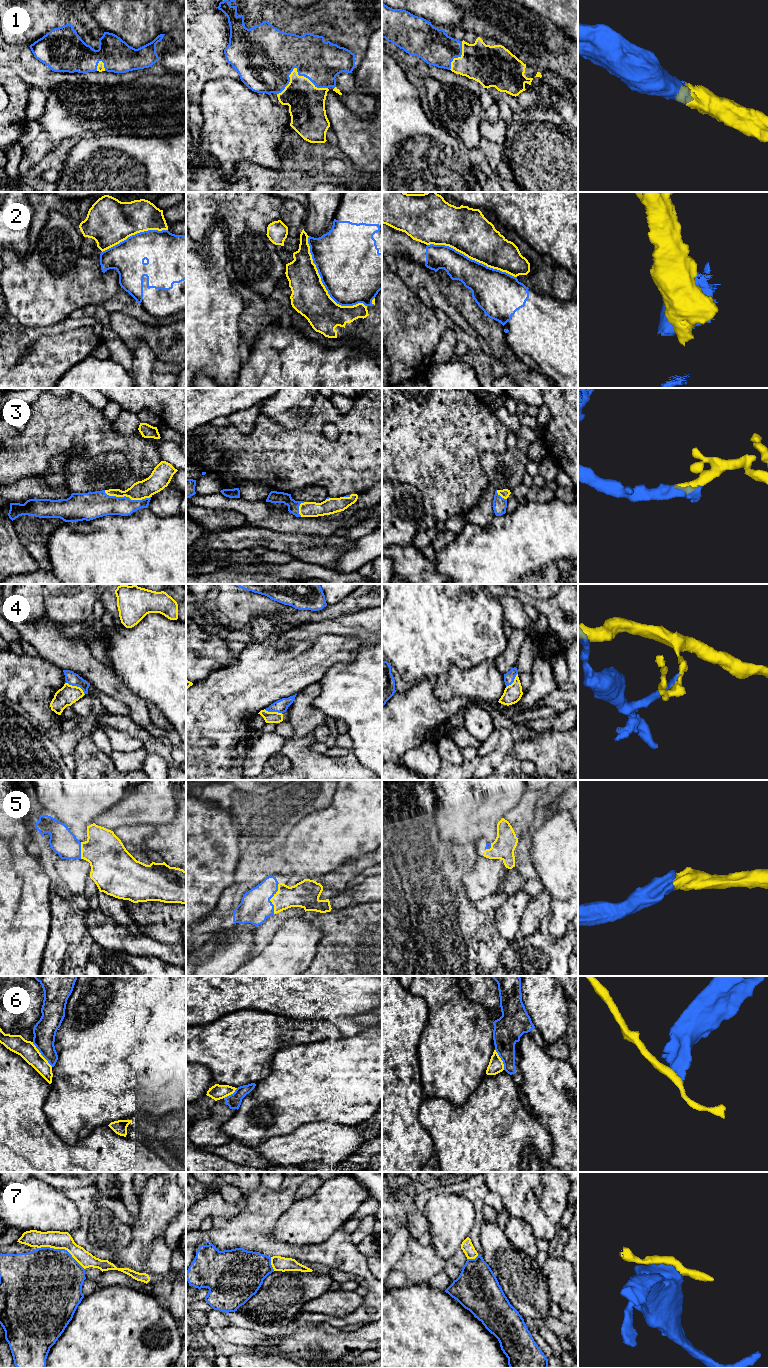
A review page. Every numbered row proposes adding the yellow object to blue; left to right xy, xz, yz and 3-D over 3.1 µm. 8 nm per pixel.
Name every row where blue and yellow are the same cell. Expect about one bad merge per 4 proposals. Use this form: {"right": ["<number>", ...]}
{"right": ["1", "3", "5"]}

